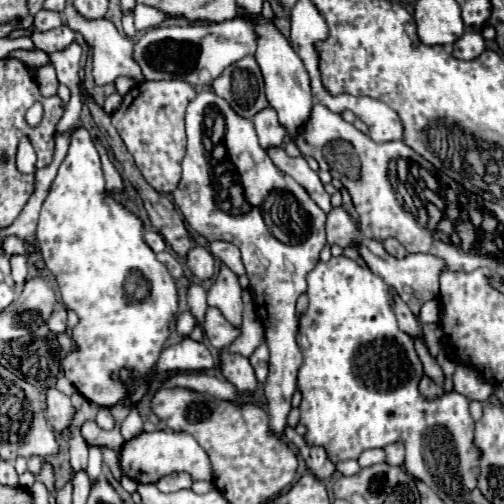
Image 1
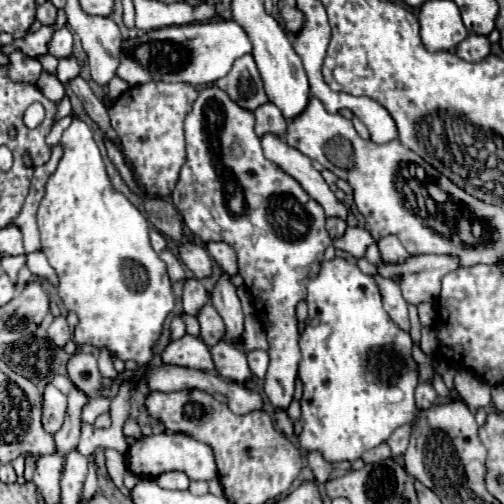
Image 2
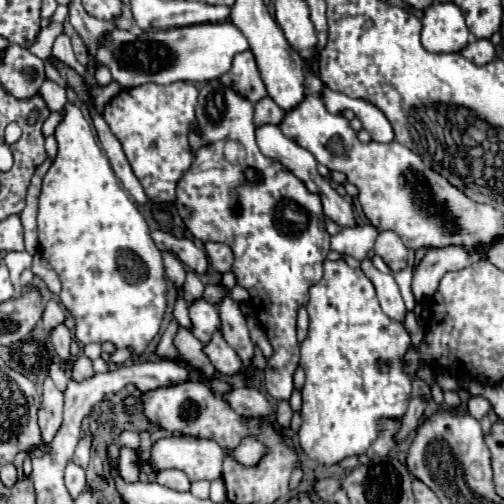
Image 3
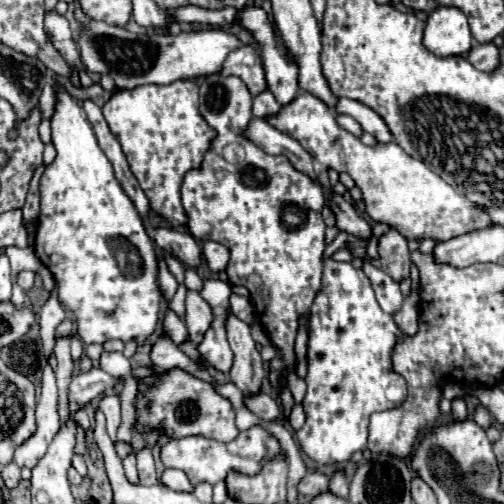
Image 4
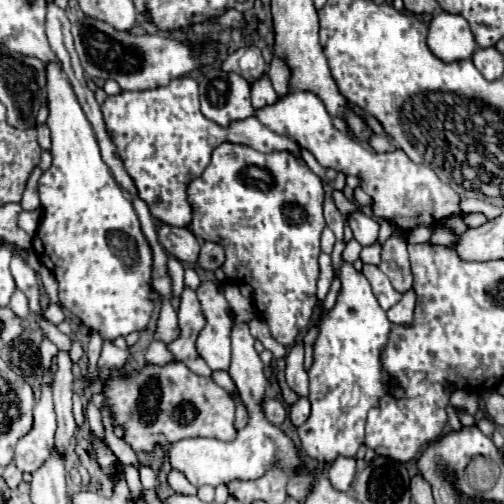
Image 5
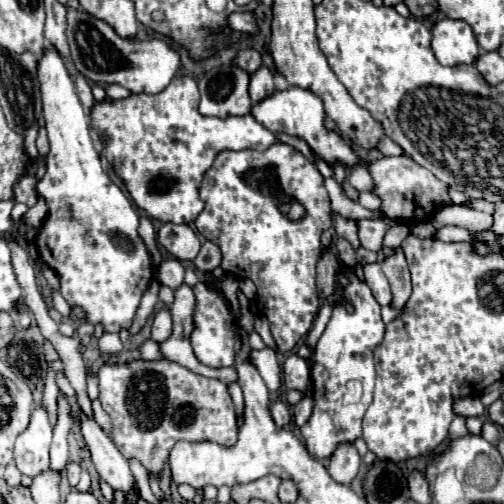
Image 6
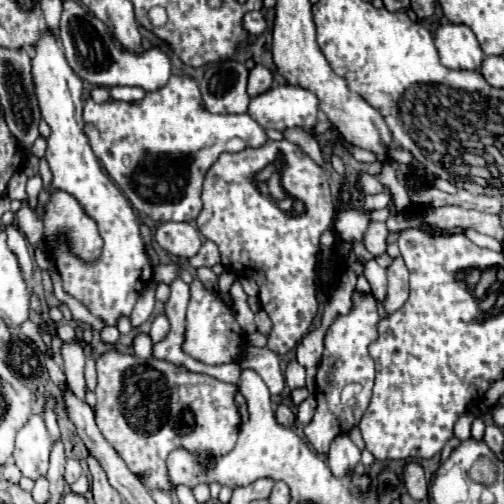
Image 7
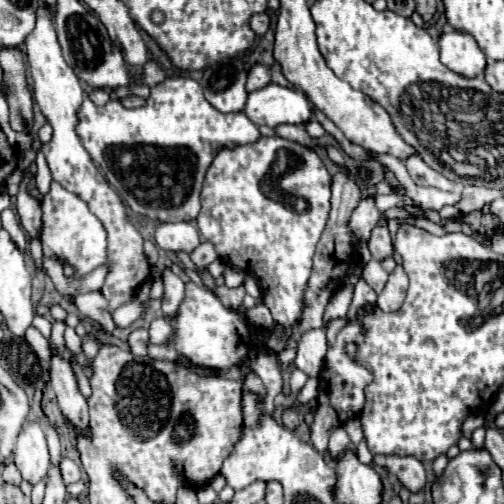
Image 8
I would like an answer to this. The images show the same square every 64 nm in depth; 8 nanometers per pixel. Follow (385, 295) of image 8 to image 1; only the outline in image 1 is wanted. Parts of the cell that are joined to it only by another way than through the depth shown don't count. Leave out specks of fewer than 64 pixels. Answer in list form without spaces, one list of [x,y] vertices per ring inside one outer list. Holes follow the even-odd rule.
[[[386,238],[384,242],[382,242],[382,246],[384,246],[384,250],[390,254],[390,256],[394,256],[394,258],[404,258],[408,252],[406,252],[406,248],[396,240],[396,238]]]

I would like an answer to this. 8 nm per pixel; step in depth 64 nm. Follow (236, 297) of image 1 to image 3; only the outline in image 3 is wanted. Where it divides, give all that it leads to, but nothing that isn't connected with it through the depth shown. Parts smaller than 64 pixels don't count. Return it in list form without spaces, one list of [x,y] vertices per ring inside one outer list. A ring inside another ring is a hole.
[[[226,296],[220,306],[218,306],[218,314],[220,314],[220,320],[222,320],[222,334],[224,334],[224,340],[236,350],[236,354],[240,356],[242,360],[242,366],[244,366],[244,372],[252,366],[252,360],[254,360],[254,342],[250,338],[250,332],[248,332],[248,326],[246,326],[246,320],[240,312],[240,306],[238,302],[234,302],[230,296]]]

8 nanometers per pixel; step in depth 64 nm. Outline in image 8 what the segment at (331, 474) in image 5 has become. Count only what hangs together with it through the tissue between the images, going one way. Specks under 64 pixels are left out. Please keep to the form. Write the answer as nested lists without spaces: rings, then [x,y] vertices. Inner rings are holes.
[[[338,426],[336,430],[332,430],[330,432],[330,456],[332,456],[332,460],[336,460],[336,458],[340,458],[342,454],[344,454],[344,450],[346,448],[352,448],[352,450],[356,450],[356,446],[352,444],[352,440],[350,440],[350,436],[346,434],[346,430],[342,428],[342,426]]]

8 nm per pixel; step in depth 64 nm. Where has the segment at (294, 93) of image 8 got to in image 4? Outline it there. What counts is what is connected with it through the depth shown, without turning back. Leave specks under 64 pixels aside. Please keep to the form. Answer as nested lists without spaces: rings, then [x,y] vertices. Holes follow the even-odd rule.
[[[298,92],[298,96],[284,104],[278,114],[266,116],[264,120],[276,130],[298,140],[322,168],[348,172],[364,194],[364,204],[370,218],[396,228],[406,240],[422,240],[424,236],[430,236],[444,242],[452,236],[472,232],[472,228],[484,228],[484,224],[492,222],[482,208],[474,206],[466,196],[454,192],[450,184],[444,184],[440,176],[436,176],[422,160],[408,156],[396,142],[370,148],[354,134],[342,130],[330,108],[310,92]],[[408,190],[412,194],[404,194]]]

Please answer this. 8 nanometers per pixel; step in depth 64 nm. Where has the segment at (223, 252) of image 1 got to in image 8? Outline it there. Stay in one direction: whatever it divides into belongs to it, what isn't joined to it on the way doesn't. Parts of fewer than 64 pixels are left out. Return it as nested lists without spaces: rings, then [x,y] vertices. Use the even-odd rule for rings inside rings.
[[[202,242],[198,248],[194,248],[190,252],[190,258],[198,268],[206,268],[210,262],[214,262],[218,258],[218,254],[210,242]]]

